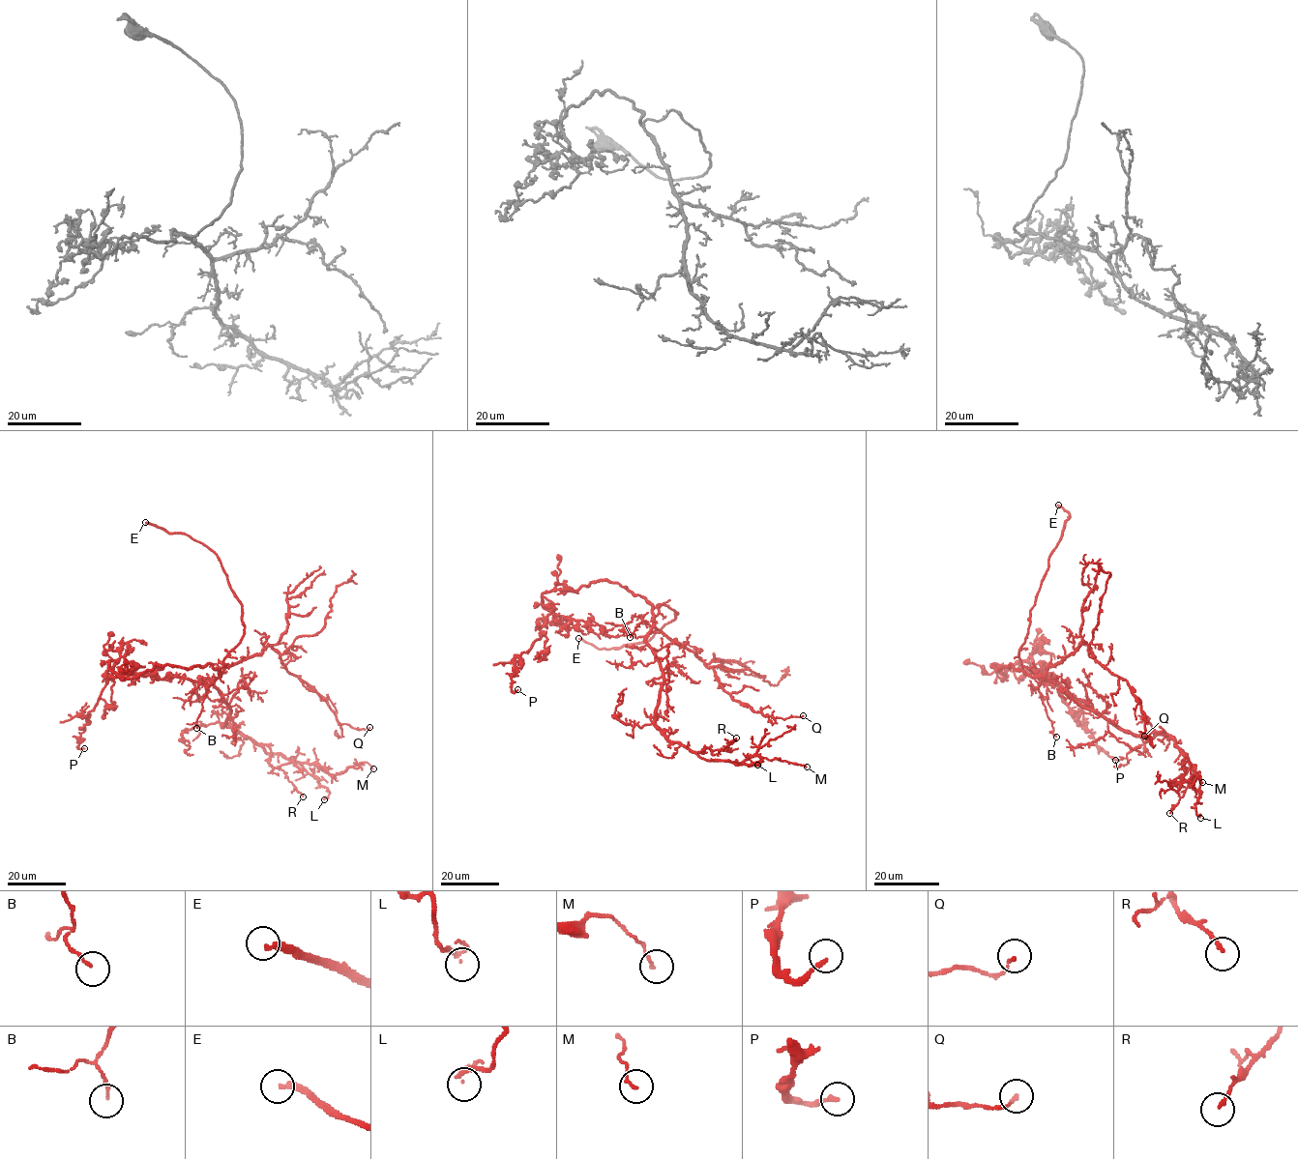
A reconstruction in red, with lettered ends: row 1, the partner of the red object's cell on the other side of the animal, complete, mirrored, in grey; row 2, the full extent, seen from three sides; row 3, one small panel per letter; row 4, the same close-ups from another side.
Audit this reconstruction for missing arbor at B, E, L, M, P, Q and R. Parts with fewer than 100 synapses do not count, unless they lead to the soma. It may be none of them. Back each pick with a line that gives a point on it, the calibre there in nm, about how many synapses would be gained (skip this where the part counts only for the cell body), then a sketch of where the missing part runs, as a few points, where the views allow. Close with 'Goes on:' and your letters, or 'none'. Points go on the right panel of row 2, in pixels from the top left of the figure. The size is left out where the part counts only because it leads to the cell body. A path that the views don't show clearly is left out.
E: at (1058, 505); 240 nm thick; missing branch runs (1058, 505), (1019, 494)
Goes on: E

